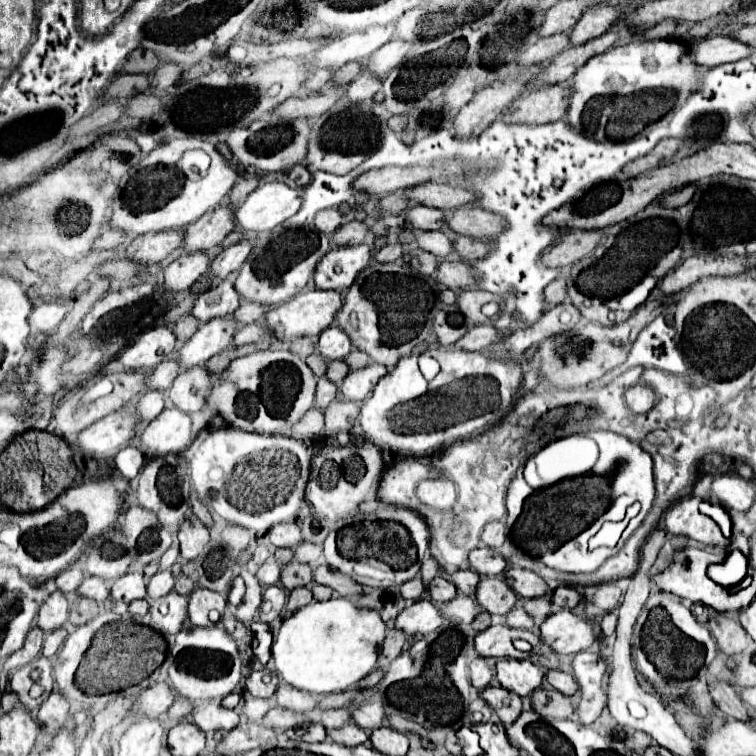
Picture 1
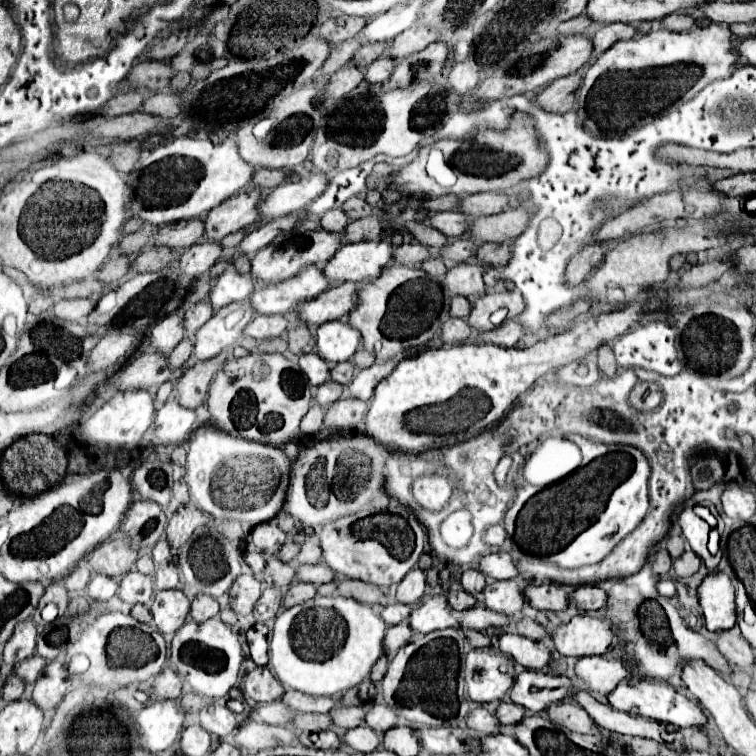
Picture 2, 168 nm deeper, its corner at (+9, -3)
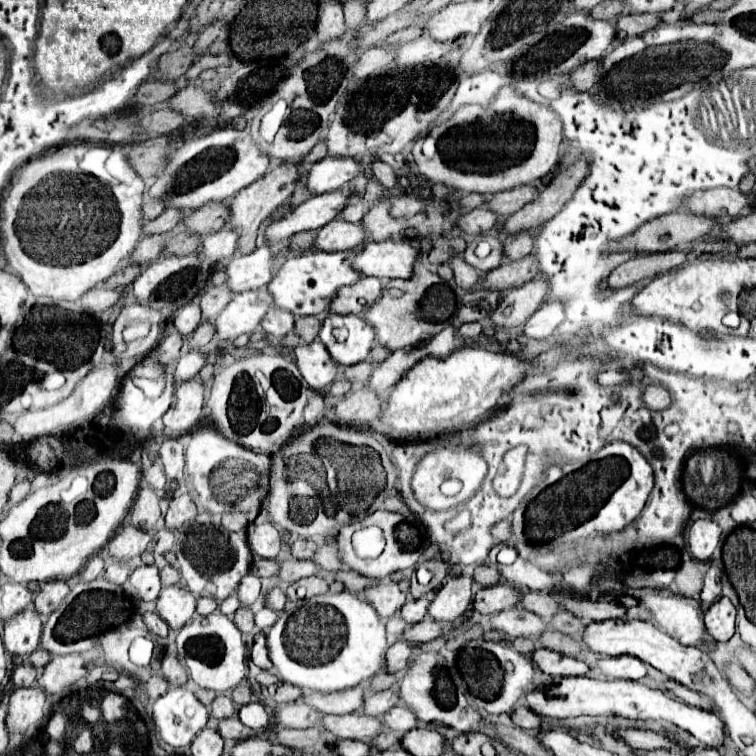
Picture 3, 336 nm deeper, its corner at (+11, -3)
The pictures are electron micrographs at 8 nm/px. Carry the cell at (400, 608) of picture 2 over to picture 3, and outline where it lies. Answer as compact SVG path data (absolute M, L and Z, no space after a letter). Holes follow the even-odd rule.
M422 597L422 599L408 599L408 603L398 611L398 615L404 617L410 625L414 625L414 623L420 623L426 617L428 605L430 605L430 601L426 597Z

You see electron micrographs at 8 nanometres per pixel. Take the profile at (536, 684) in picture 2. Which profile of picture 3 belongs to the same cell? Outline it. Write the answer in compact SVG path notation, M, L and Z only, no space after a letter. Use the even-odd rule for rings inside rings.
M562 677L558 683L548 683L528 693L530 707L542 715L552 719L580 717L580 715L618 715L626 719L664 719L674 723L676 727L688 731L698 741L708 747L720 747L724 741L724 723L714 711L702 711L698 707L680 703L668 697L660 689L650 689L638 681L602 681L590 677ZM722 735L722 737L714 737Z

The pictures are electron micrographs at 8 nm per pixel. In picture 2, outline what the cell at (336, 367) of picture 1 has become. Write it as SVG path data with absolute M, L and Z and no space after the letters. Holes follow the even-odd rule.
M344 361L344 363L338 363L330 369L330 379L340 385L348 385L350 379L354 377L354 371L356 371L354 365L350 361Z

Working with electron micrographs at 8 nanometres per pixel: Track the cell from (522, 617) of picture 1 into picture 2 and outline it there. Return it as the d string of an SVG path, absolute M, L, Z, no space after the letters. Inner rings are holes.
M528 617L518 619L518 623L516 623L516 631L518 631L520 635L528 637L528 639L542 639L544 635L548 635L548 633L544 631L542 625L538 625L536 621L532 621L532 619L528 619Z

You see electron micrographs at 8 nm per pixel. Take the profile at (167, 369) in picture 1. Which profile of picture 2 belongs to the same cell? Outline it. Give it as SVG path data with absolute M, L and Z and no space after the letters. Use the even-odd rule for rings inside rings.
M184 339L170 355L168 355L168 365L172 369L180 369L182 365L186 365L186 361L190 359L190 353L192 353L192 341L190 339Z

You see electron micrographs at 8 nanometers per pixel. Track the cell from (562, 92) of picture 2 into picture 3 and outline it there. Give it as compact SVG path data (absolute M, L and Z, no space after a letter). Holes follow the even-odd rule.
M588 61L570 73L572 85L578 91L588 91L600 79L600 61Z

